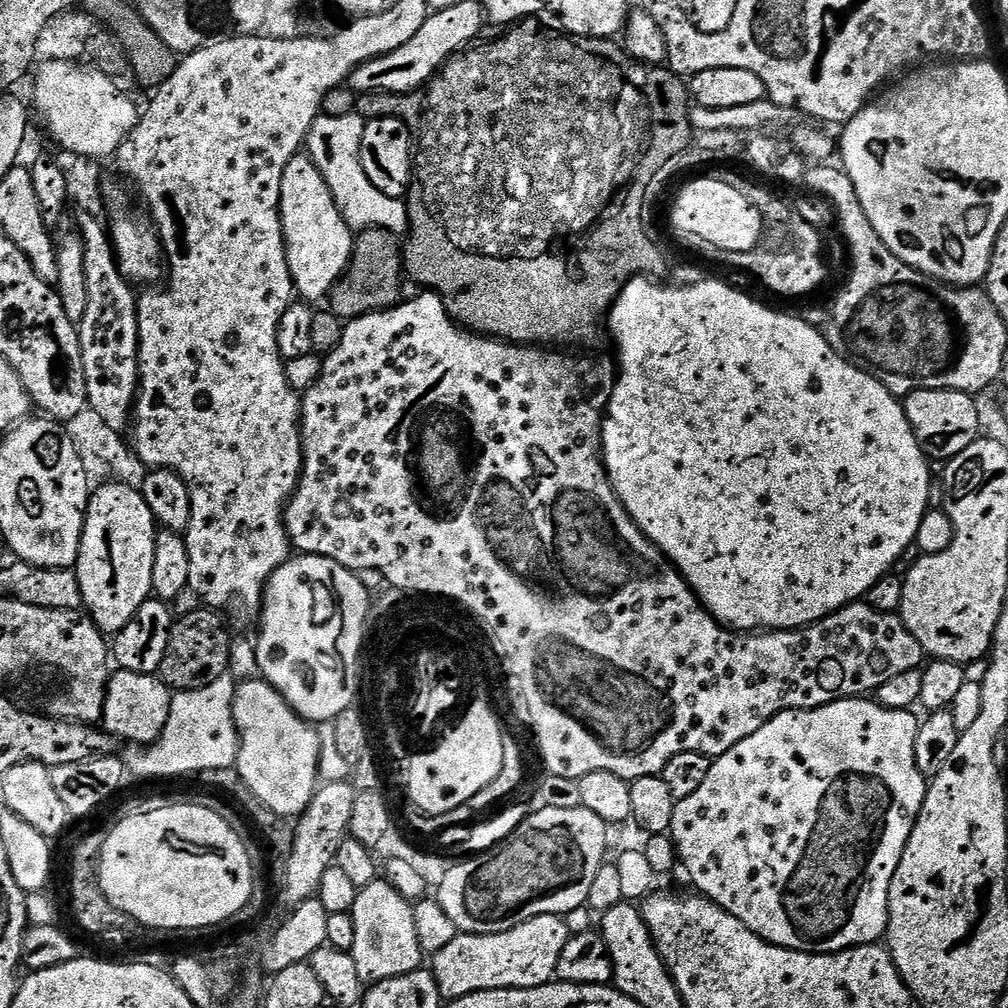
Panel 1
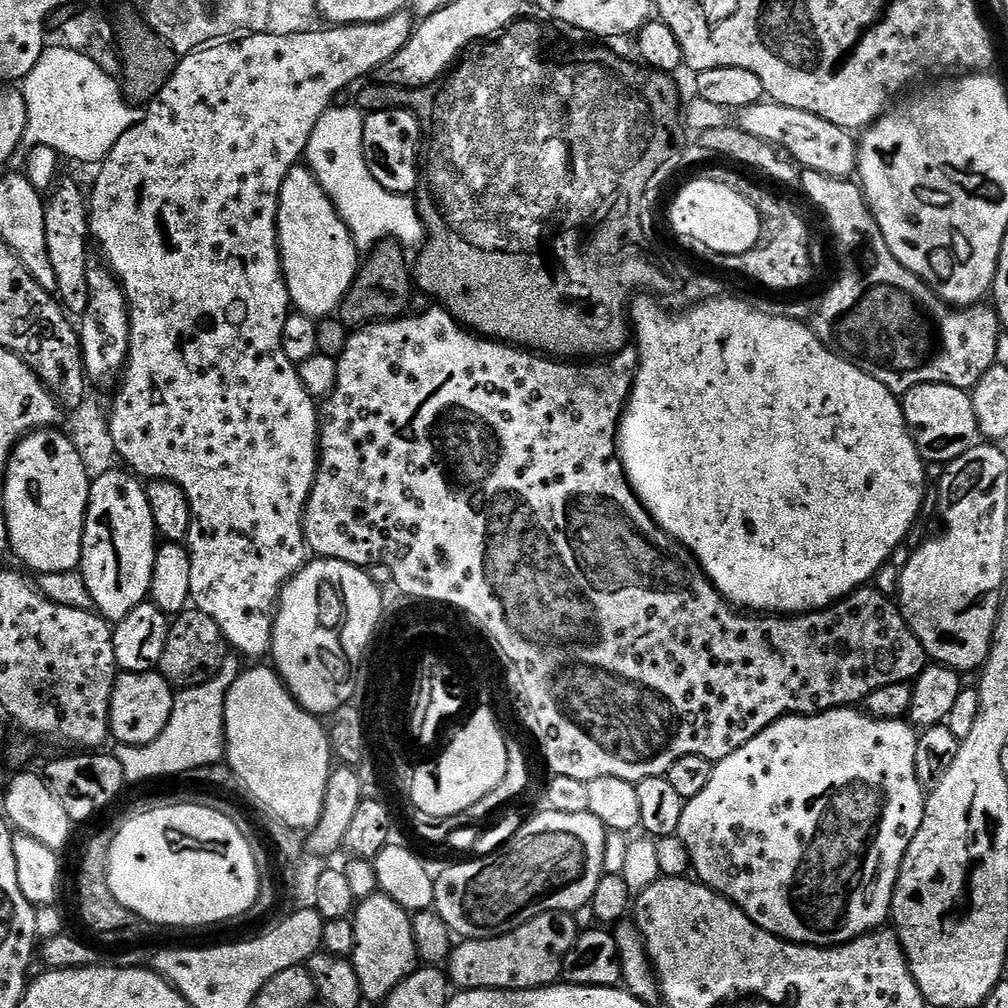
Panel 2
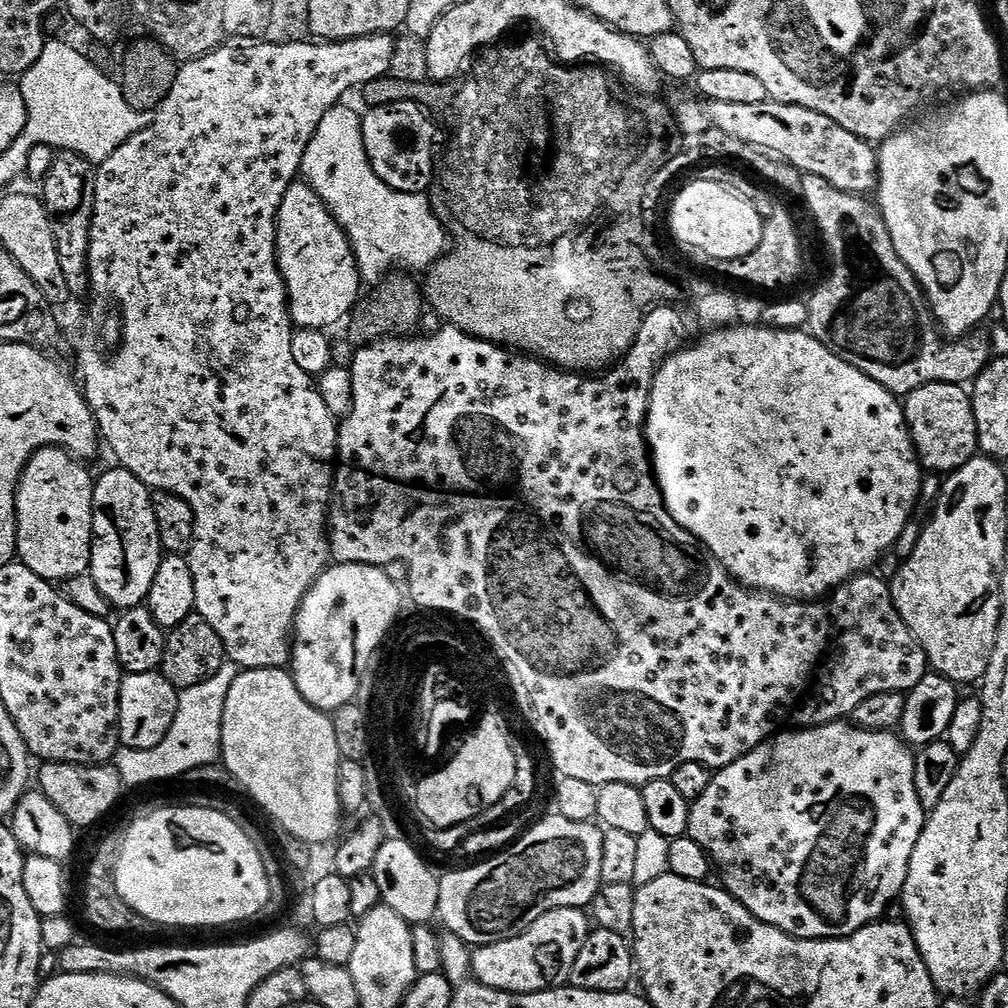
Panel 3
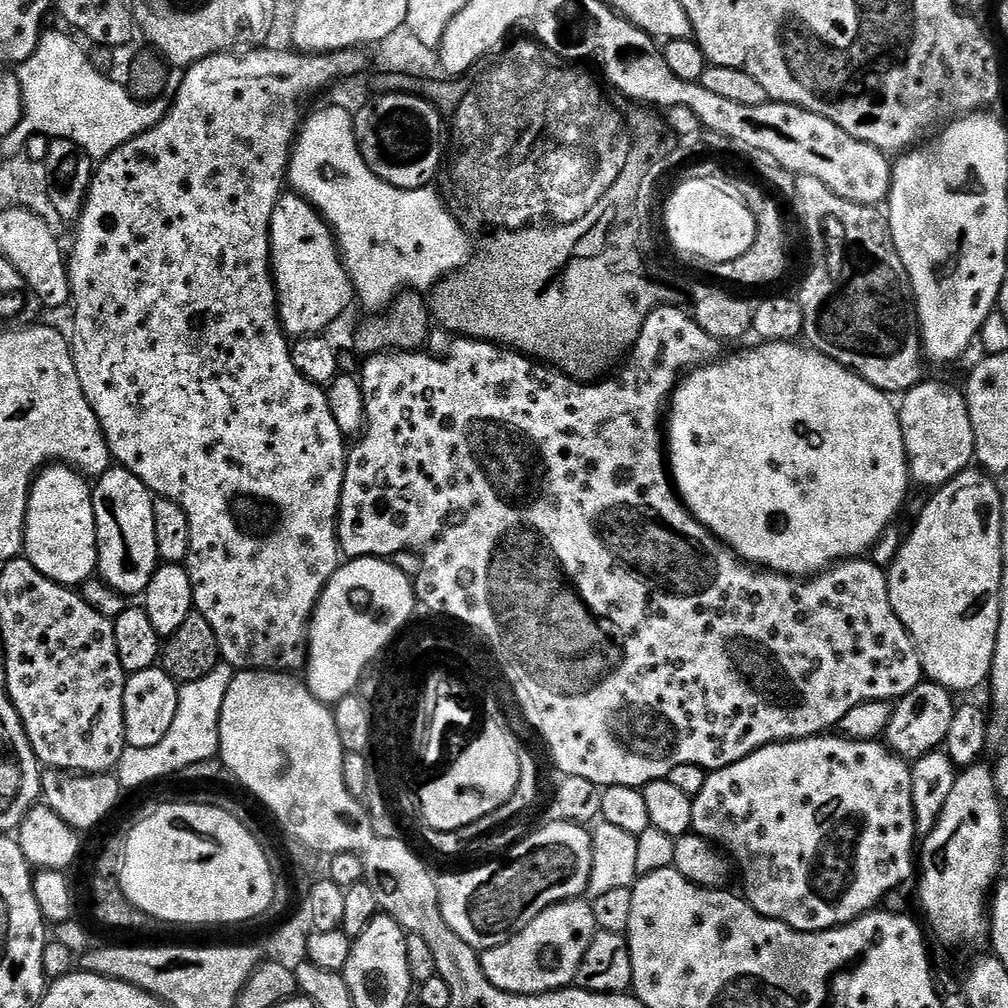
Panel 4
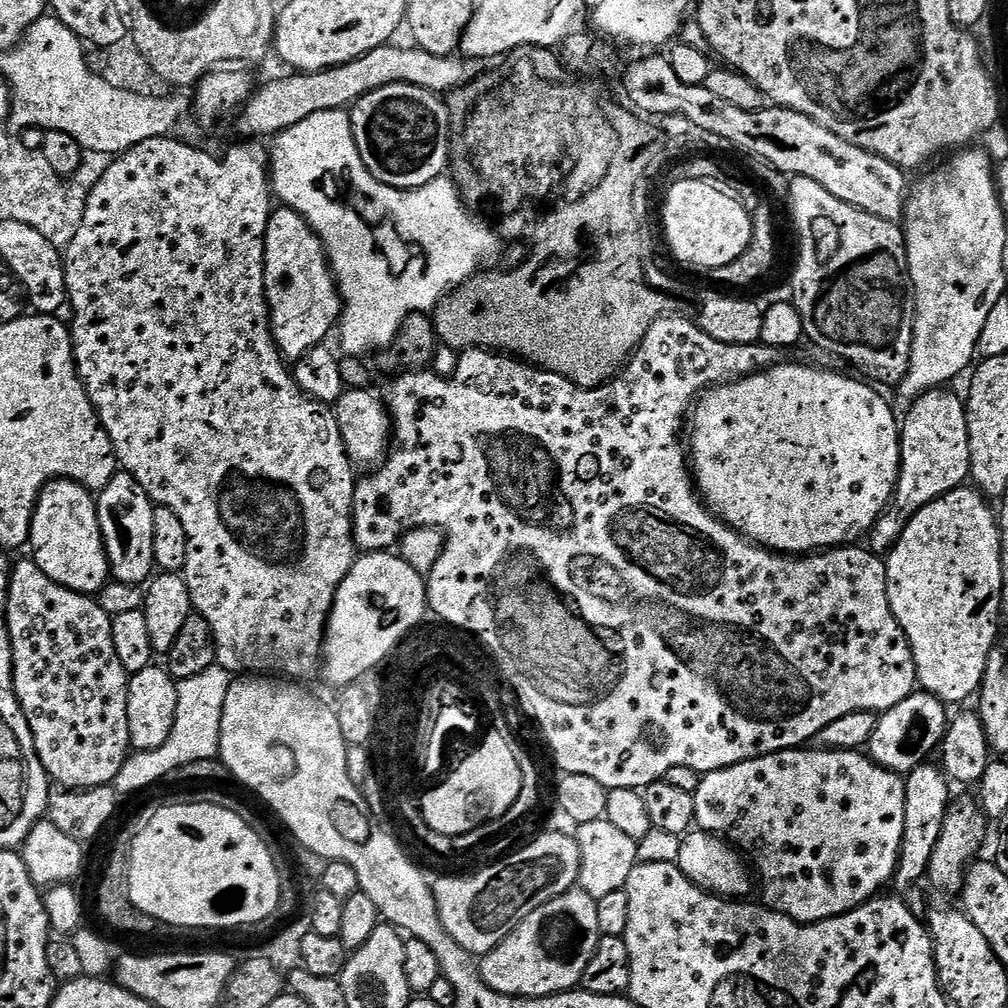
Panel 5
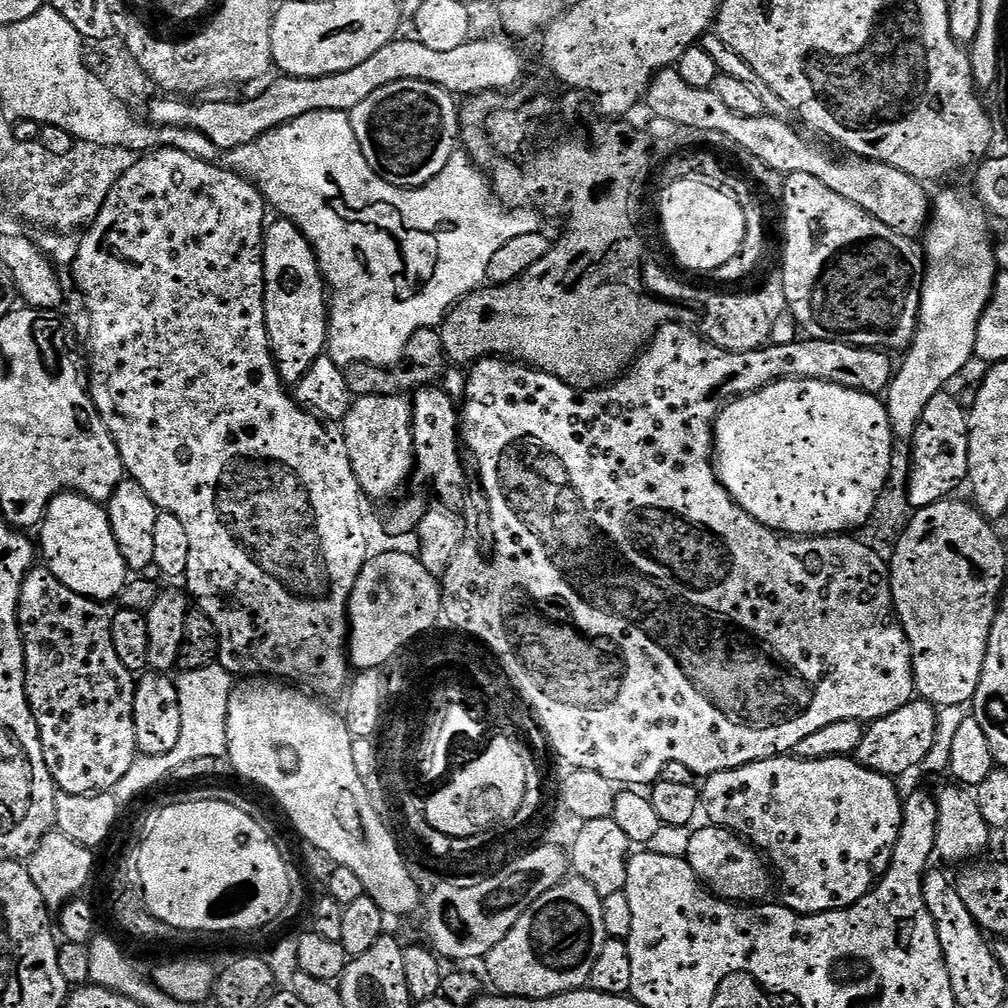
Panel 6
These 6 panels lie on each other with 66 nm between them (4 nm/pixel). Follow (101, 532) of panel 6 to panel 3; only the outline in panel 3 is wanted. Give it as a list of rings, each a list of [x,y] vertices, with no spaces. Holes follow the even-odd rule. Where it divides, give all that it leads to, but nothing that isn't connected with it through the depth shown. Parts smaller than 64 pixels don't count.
[[[40,448],[28,459],[16,491],[16,555],[44,580],[63,582],[83,576],[92,563],[92,486],[94,476],[62,448]]]

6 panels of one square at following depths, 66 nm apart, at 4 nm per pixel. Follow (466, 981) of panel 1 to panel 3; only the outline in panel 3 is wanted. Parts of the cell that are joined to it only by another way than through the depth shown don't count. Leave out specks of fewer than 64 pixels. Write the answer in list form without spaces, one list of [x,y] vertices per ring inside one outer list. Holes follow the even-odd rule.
[[[559,908],[538,917],[516,936],[493,944],[482,944],[471,949],[472,972],[475,983],[485,984],[499,992],[530,994],[561,987],[574,966],[582,942],[590,931],[590,916],[583,908]]]

